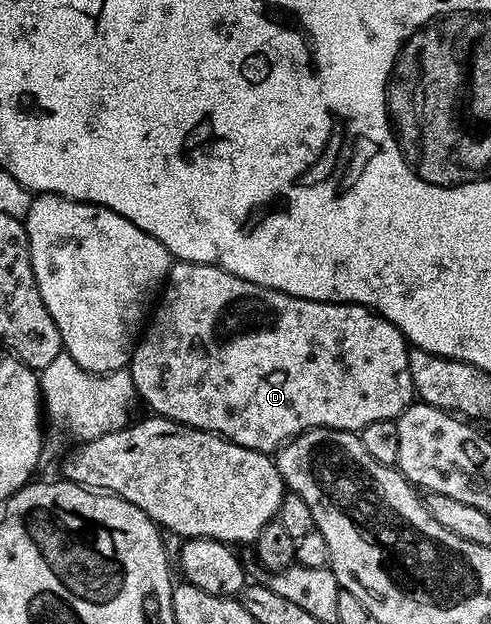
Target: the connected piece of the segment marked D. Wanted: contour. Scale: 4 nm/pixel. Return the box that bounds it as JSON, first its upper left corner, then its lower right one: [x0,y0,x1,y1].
[128,260,416,454]

